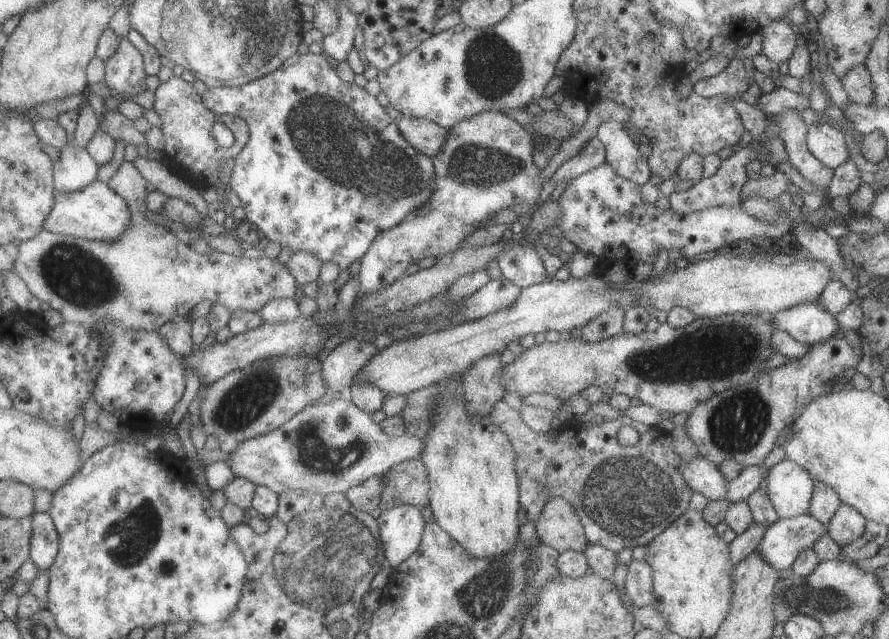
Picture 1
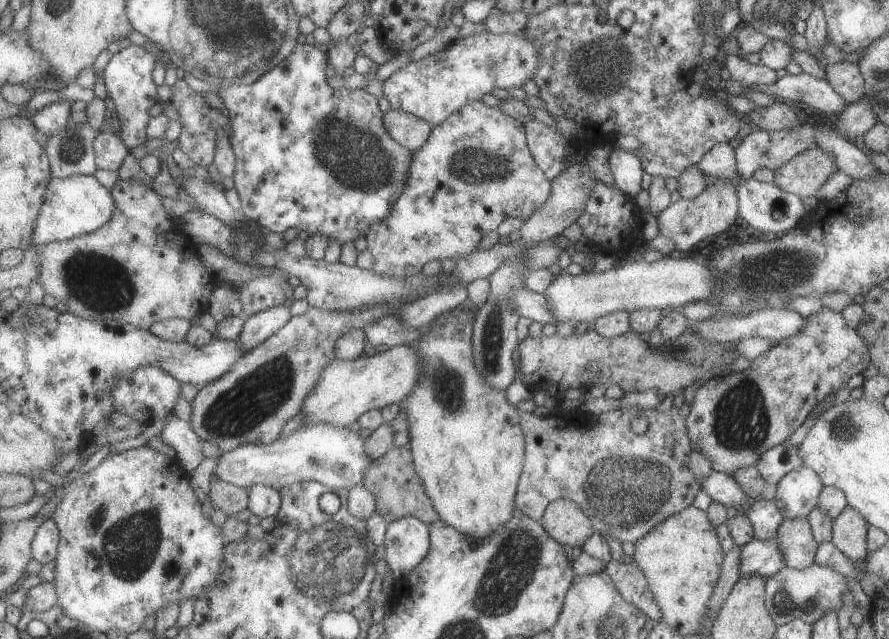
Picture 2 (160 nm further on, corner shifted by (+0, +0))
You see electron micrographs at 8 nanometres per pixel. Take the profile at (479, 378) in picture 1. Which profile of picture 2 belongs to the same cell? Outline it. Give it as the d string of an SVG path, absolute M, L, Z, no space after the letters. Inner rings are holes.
M555 237L541 239L514 259L507 259L506 263L503 263L488 278L492 289L487 304L477 310L477 320L474 324L474 355L476 356L476 365L495 388L506 390L513 382L517 381L513 352L520 344L517 322L521 320L521 315L518 306L514 303L514 296L515 293L527 288L528 284L525 279L532 272L532 268L534 273L534 269L547 269L549 266L557 264L559 254L563 250L557 246Z

